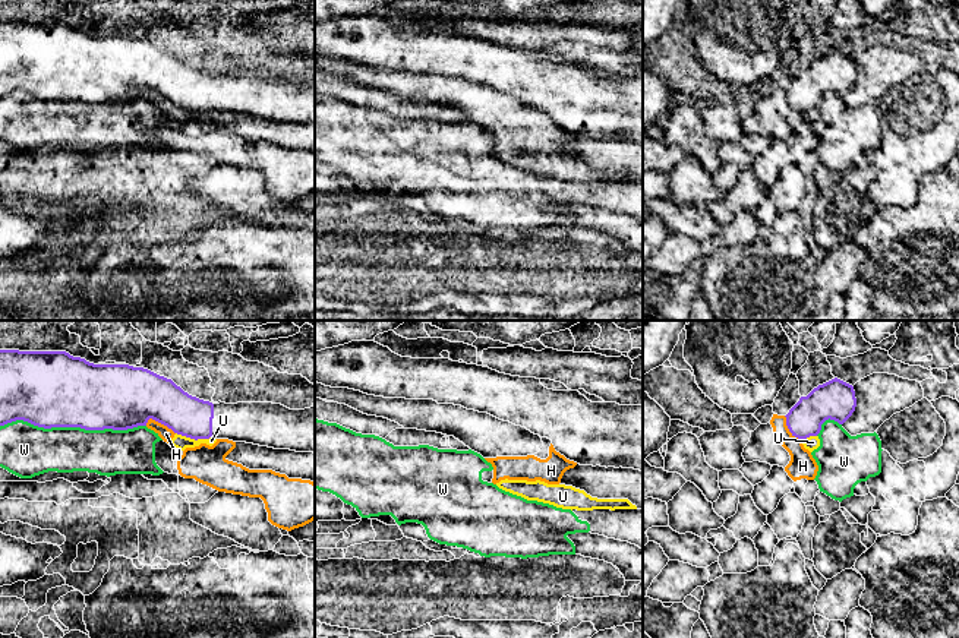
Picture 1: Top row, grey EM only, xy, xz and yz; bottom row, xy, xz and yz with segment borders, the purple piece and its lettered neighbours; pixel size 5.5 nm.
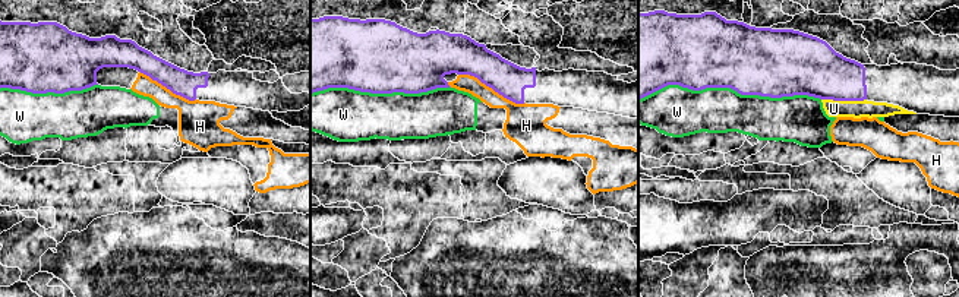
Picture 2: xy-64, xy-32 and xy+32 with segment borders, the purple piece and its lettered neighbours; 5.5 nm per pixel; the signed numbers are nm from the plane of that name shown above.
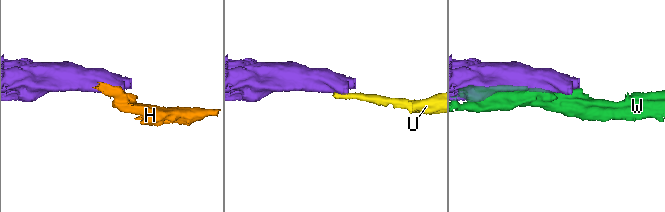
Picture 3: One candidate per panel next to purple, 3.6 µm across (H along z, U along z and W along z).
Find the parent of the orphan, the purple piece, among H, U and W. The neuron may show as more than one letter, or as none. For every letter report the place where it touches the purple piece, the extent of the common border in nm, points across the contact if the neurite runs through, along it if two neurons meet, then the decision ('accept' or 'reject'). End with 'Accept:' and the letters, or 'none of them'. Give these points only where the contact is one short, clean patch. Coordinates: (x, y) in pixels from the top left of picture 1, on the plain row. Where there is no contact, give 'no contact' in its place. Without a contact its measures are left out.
H: contact xy (160, 94); length 180 nm; reject
U: contact xy (193, 110); length 200 nm; border xy (176, 104), (195, 111), (211, 110); reject
W: contact xy (73, 98); length 800 nm; reject
Accept: none of them

